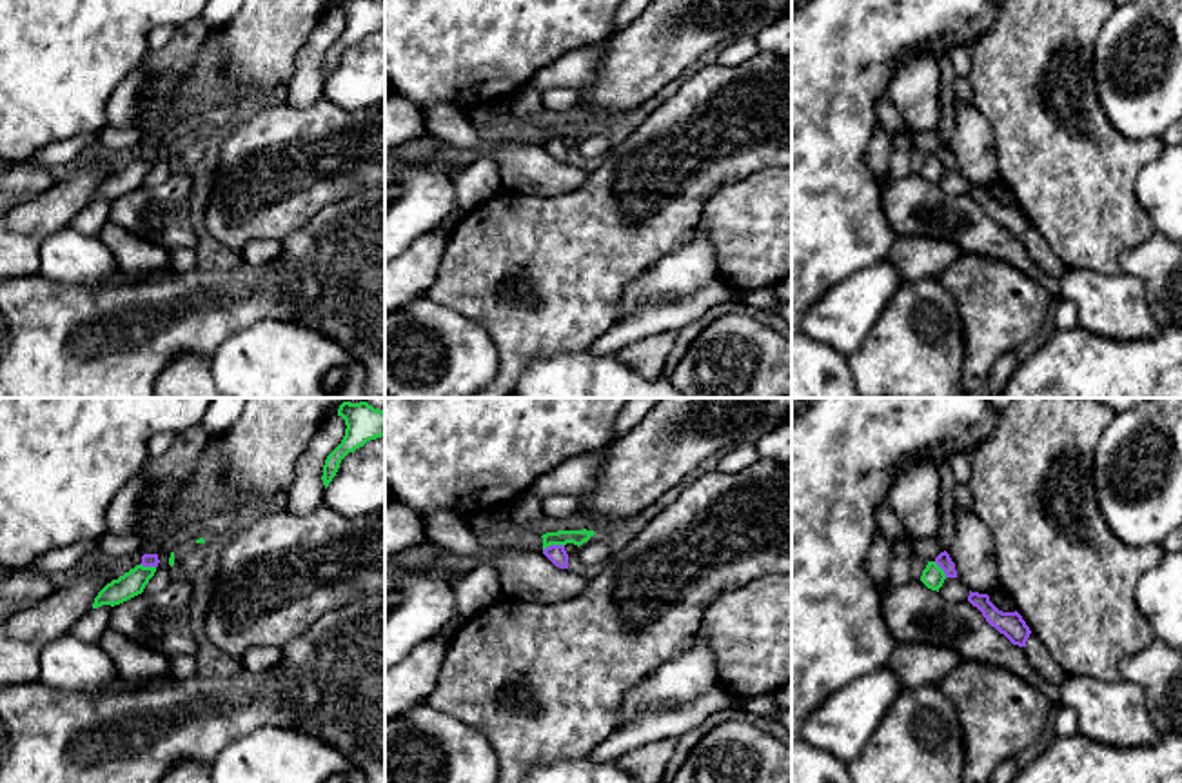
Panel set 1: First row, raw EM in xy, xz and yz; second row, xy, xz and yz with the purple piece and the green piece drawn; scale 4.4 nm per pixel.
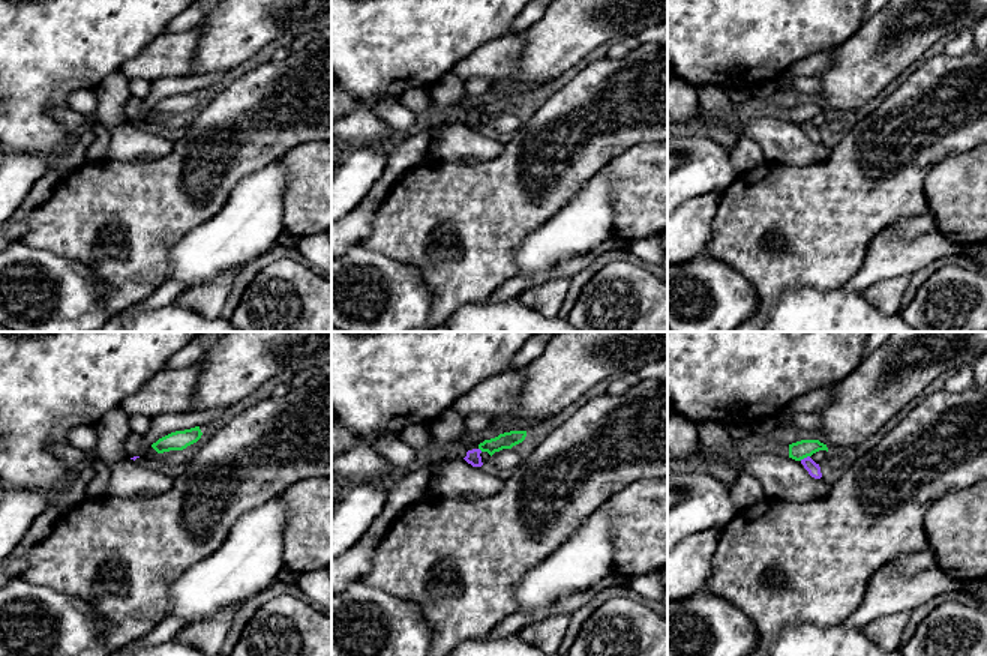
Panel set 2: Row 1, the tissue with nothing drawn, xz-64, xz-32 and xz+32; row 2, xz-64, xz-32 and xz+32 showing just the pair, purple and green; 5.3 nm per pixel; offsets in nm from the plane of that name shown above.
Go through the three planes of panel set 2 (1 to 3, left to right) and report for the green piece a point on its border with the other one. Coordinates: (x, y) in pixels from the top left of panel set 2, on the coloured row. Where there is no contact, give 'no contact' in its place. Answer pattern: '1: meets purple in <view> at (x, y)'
1: no contact
2: no contact
3: meets purple in xz+32 at (804, 458)

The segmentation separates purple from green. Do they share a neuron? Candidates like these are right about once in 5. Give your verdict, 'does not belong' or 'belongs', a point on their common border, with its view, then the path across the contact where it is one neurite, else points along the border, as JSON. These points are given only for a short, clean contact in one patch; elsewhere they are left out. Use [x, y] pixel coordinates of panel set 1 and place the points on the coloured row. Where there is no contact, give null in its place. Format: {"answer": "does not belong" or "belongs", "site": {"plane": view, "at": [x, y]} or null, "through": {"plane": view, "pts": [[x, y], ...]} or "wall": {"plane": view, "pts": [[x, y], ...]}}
{"answer": "does not belong", "site": {"plane": "xz", "at": [552, 545]}, "wall": {"plane": "xz", "pts": [[563, 544], [552, 544], [543, 551]]}}

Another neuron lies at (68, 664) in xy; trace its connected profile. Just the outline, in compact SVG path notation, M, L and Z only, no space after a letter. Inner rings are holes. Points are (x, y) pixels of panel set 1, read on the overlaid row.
M65 634L42 645L38 679L62 692L98 696L116 685L118 672L96 643Z

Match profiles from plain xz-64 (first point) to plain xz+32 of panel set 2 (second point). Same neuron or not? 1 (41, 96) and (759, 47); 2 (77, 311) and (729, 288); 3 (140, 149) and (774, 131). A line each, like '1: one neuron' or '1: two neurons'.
1: one neuron
2: one neuron
3: one neuron

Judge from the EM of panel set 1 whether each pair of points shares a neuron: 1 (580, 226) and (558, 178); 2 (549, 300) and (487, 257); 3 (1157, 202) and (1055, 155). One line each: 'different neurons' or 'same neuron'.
1: different neurons
2: same neuron
3: different neurons

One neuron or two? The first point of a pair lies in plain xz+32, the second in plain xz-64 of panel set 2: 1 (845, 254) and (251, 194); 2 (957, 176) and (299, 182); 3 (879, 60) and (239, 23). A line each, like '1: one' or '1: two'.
1: two
2: one
3: one

